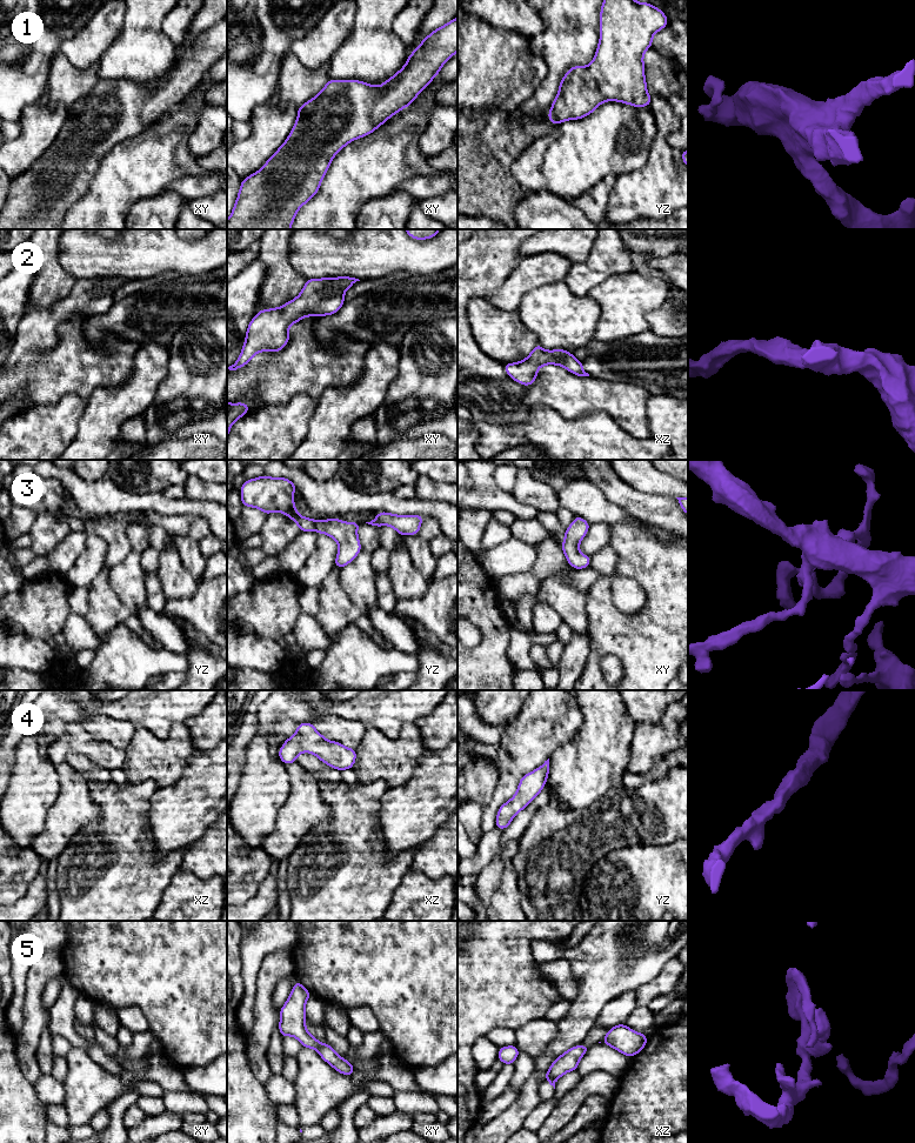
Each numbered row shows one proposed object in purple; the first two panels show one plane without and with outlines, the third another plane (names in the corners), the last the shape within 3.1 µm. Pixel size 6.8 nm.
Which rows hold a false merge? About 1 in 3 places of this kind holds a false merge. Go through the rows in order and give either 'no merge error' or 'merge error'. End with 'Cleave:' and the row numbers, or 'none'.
1: no merge error
2: no merge error
3: no merge error
4: no merge error
5: no merge error
Cleave: none

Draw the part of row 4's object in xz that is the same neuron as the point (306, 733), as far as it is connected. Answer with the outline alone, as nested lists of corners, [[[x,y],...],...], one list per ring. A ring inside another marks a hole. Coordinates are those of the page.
[[[308,722],[296,727],[296,734],[288,737],[279,748],[279,757],[285,764],[296,762],[300,753],[312,753],[323,763],[338,770],[352,769],[356,760],[356,750],[339,742],[328,741]]]

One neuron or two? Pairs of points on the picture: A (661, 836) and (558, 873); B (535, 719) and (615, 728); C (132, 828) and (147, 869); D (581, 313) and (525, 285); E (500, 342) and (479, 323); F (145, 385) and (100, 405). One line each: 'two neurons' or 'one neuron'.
A: one neuron
B: two neurons
C: one neuron
D: two neurons
E: one neuron
F: one neuron

